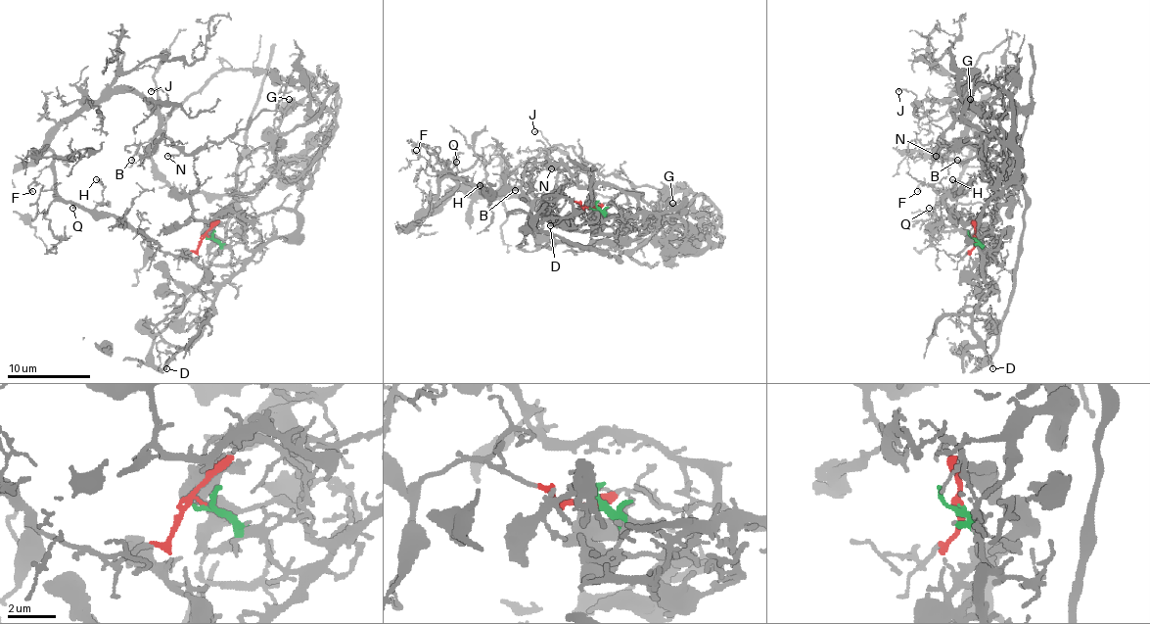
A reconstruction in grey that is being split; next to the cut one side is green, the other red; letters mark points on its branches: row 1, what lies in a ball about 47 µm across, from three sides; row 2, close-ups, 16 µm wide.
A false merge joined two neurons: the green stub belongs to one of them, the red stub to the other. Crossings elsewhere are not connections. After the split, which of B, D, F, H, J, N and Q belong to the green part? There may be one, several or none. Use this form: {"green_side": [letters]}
{"green_side": ["D"]}

